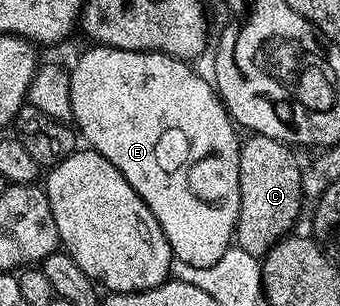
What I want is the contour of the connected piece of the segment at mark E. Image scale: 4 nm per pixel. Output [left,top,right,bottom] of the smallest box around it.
[70,45,240,267]

